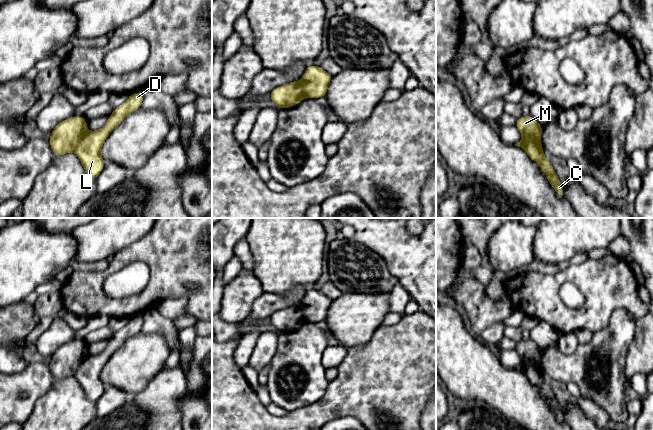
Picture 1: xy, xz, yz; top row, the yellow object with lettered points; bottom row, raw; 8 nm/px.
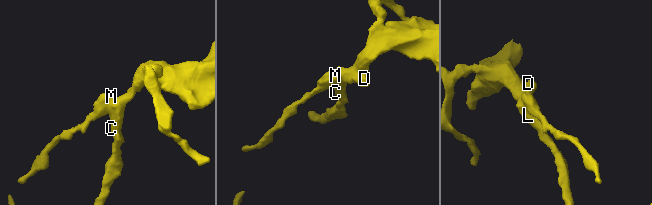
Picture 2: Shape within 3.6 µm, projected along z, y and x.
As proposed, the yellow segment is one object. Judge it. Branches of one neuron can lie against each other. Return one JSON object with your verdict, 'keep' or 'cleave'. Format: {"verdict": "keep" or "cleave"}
{"verdict": "cleave"}

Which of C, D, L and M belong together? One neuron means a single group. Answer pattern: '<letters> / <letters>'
C D L / M

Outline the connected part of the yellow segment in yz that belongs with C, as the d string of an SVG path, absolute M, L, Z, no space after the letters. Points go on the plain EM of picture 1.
M522 363L520 366L516 367L515 370L521 371L531 384L540 389L540 392L546 399L557 419L563 421L565 419L563 408L560 406L552 388L546 383L543 372L526 363Z

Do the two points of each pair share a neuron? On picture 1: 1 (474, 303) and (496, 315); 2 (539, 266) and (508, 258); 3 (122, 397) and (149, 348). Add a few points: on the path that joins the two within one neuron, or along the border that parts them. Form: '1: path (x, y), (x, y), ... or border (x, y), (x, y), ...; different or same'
1: path (479, 308), (483, 312), (491, 312); same
2: border (534, 258), (525, 267); different
3: border (106, 385), (112, 385), (130, 395); different

